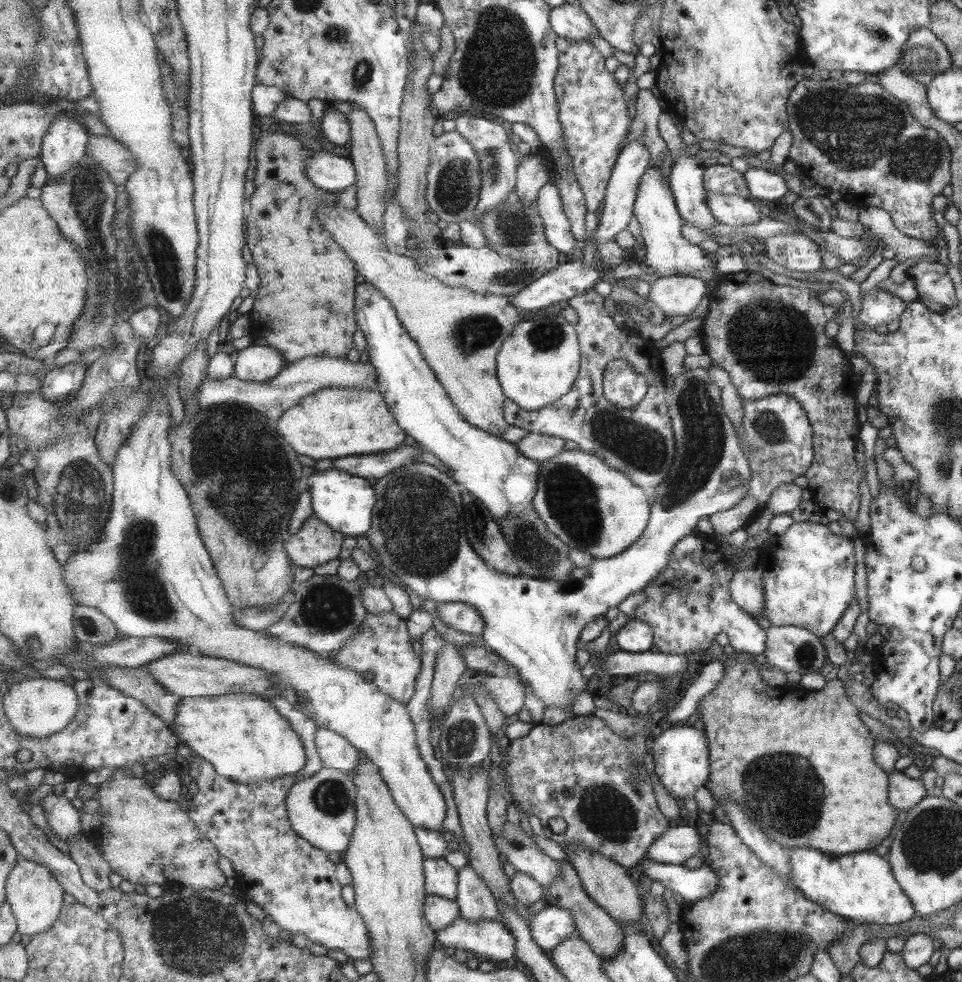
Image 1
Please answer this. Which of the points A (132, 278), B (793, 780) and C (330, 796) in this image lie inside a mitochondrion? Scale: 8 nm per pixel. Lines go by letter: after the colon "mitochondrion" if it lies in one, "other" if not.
A: mitochondrion
B: mitochondrion
C: mitochondrion

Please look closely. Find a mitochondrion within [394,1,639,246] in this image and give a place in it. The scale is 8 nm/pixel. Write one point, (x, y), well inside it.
(497, 71)

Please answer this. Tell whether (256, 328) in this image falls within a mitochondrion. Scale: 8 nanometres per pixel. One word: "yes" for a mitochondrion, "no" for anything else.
no

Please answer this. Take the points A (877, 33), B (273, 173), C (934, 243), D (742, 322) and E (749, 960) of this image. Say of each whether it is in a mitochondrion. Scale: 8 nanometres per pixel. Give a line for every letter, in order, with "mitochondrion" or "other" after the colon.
A: mitochondrion
B: other
C: other
D: mitochondrion
E: mitochondrion

